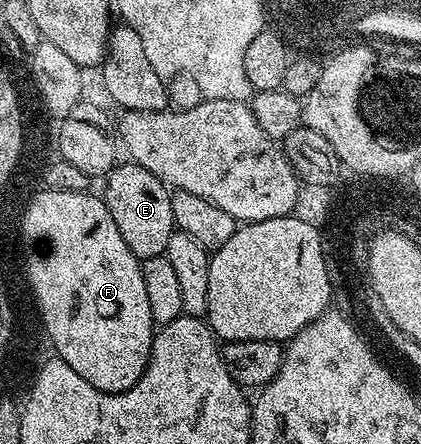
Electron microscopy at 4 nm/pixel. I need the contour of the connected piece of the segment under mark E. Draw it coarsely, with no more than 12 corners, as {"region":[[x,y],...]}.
{"region":[[133,162],[111,168],[104,199],[139,261],[176,231],[167,185]]}

